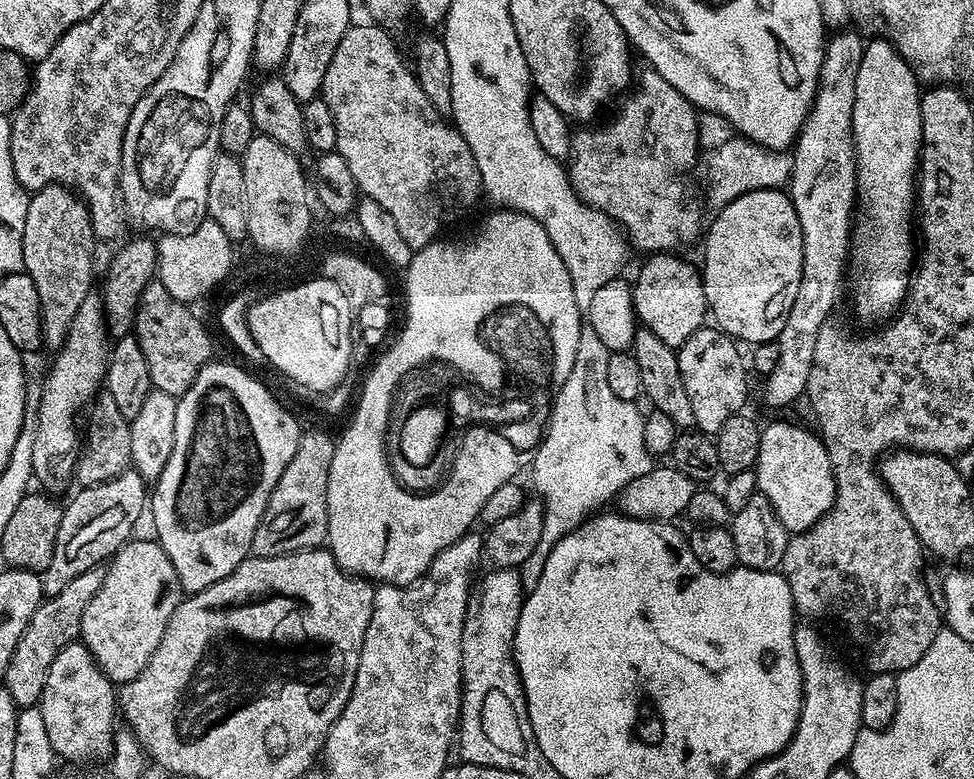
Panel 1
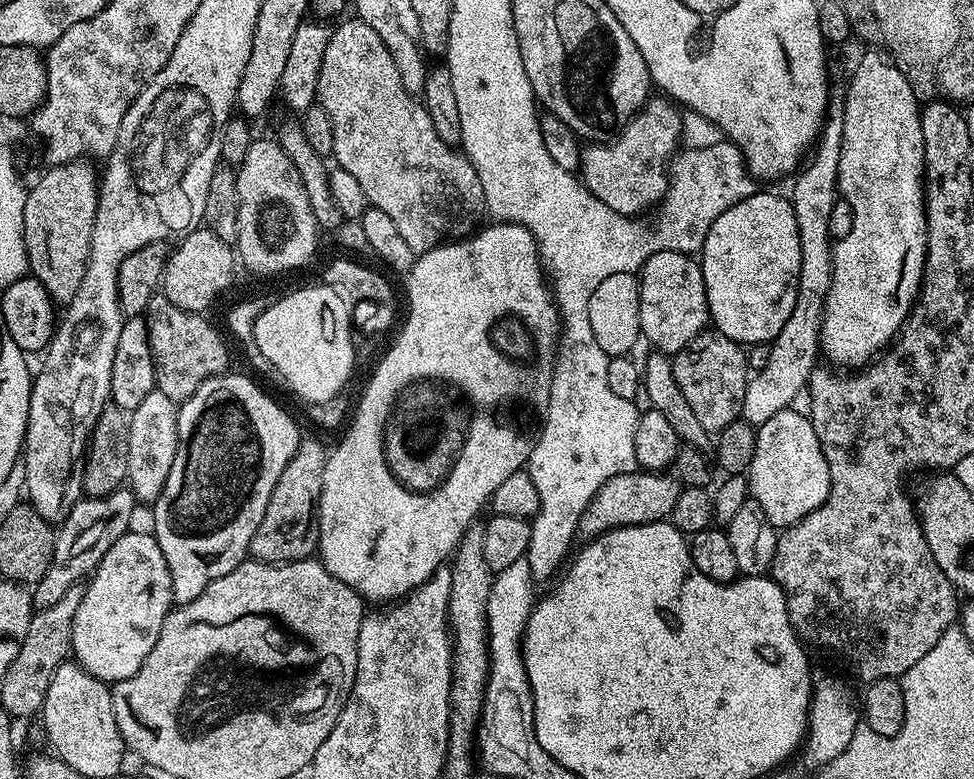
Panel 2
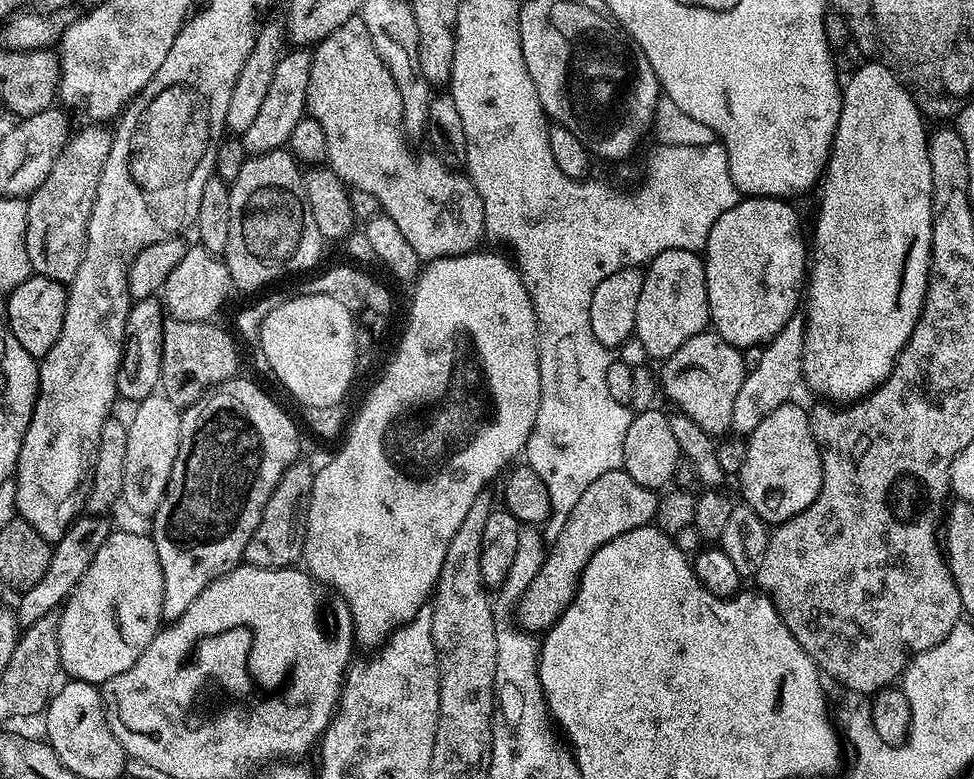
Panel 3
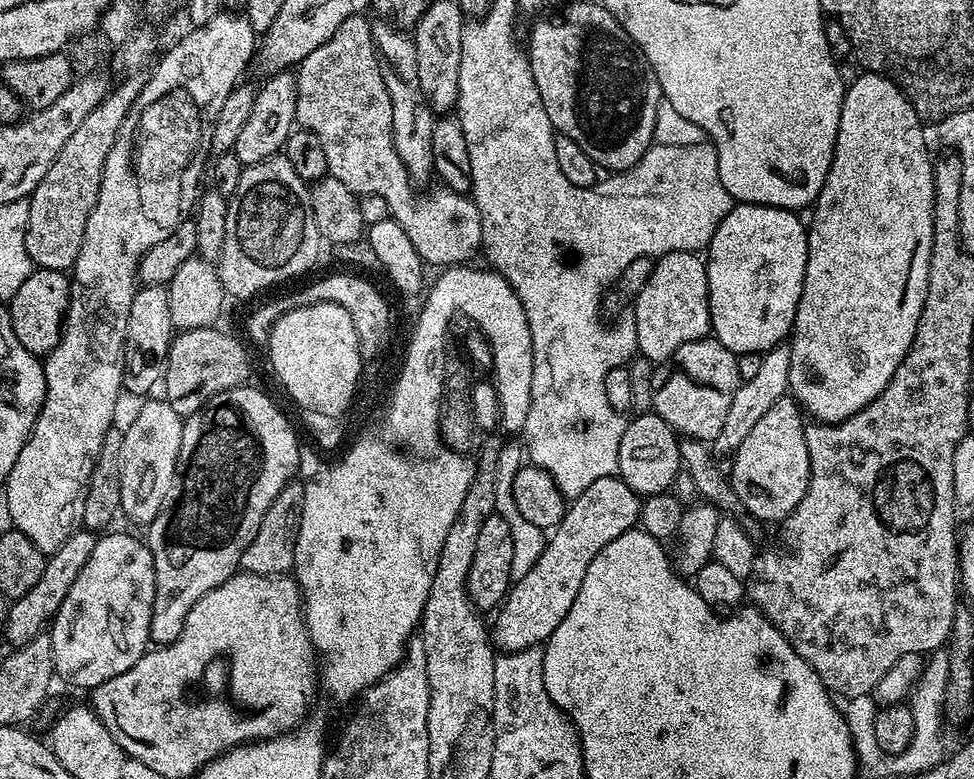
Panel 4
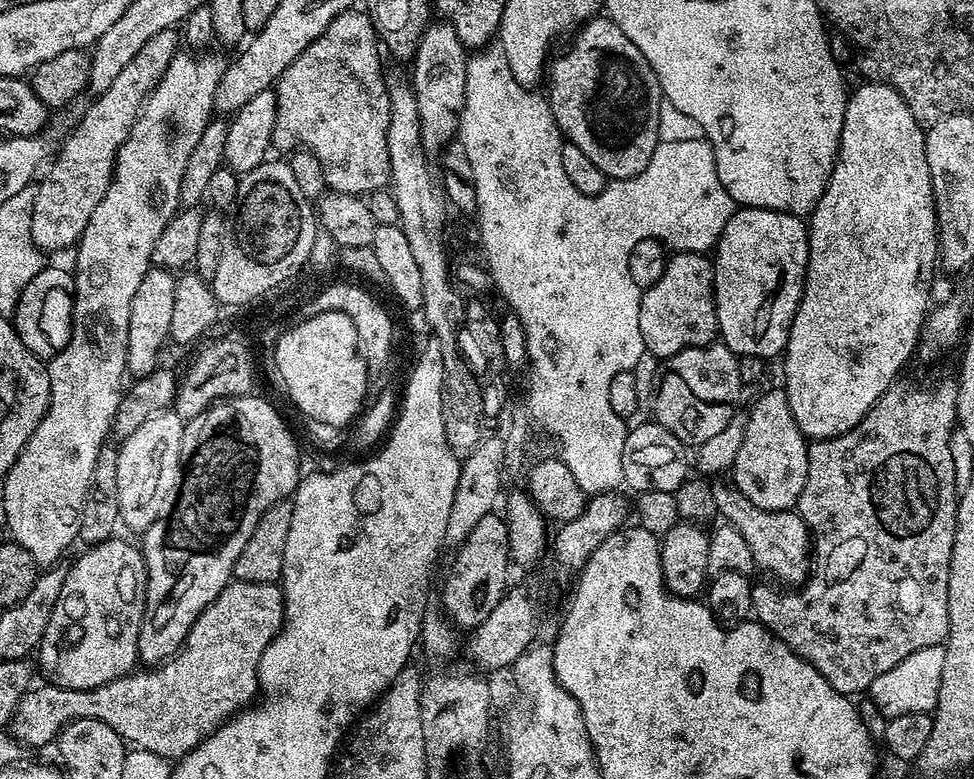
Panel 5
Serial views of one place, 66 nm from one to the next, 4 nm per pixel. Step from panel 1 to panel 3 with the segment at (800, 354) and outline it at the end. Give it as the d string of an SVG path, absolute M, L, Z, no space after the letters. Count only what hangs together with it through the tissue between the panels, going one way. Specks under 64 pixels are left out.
M797 314L791 316L782 326L780 333L763 345L762 362L758 366L747 369L742 390L738 390L738 398L734 398L734 414L731 431L736 434L751 434L766 418L766 414L774 414L778 406L789 403L793 399L792 391L802 380L802 364L804 358L804 323L805 317Z

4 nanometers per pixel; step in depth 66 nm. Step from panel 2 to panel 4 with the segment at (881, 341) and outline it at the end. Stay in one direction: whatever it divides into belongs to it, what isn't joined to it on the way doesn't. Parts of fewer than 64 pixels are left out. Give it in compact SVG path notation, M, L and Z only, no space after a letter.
M871 70L865 71L865 76L860 76L856 81L849 83L844 90L844 101L842 102L842 114L838 118L838 134L836 135L836 149L832 155L832 165L826 174L826 182L822 186L822 190L818 194L815 202L815 207L811 209L812 224L807 225L808 230L808 261L806 262L806 278L802 286L802 298L798 302L798 310L796 311L796 321L792 323L792 330L790 333L790 347L791 347L791 364L790 364L790 378L788 379L788 386L790 395L801 409L811 419L823 424L837 424L846 418L850 418L854 414L858 414L858 410L862 410L870 402L874 402L874 398L878 398L878 394L882 394L882 390L886 390L886 386L890 382L890 378L894 378L894 370L898 370L898 366L906 358L906 354L910 350L910 346L916 337L916 331L920 325L920 317L924 315L924 299L928 296L928 267L930 266L930 258L932 257L932 211L936 208L936 182L934 179L934 160L933 157L928 157L928 144L924 141L924 132L920 116L914 110L914 106L904 97L903 90L889 80L887 76L880 75L879 72Z

